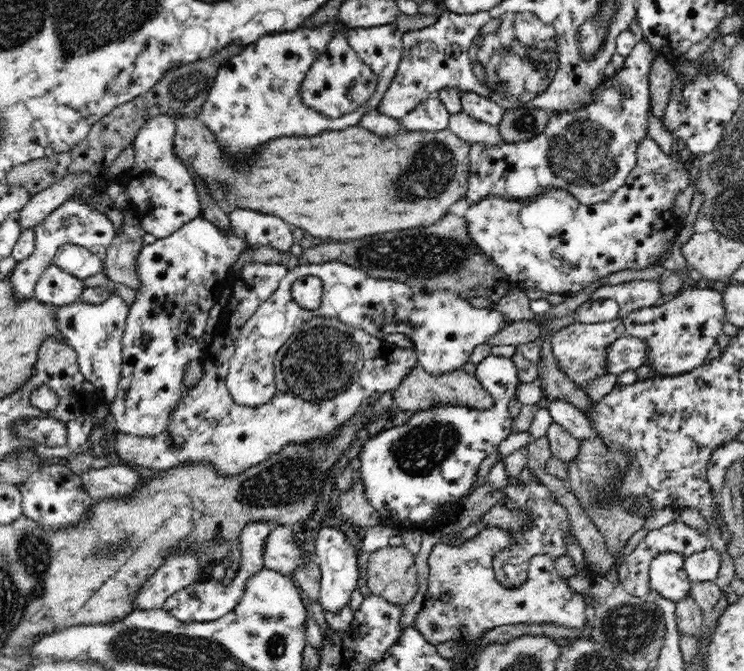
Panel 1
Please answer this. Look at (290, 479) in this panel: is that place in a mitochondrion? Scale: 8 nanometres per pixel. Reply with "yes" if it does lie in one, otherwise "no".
yes

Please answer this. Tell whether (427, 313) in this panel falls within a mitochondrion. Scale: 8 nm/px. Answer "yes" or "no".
no

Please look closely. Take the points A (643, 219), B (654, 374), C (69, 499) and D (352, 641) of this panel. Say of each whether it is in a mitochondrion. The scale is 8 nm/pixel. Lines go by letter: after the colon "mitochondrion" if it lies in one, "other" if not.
A: other
B: other
C: other
D: other

